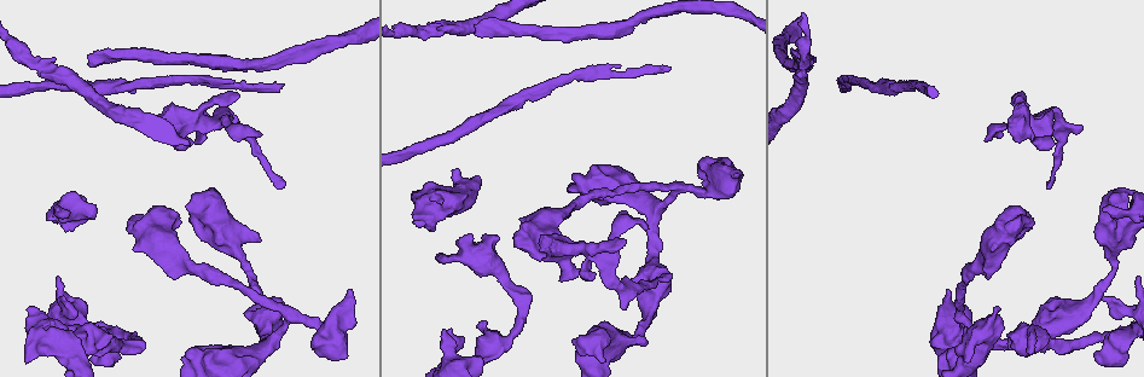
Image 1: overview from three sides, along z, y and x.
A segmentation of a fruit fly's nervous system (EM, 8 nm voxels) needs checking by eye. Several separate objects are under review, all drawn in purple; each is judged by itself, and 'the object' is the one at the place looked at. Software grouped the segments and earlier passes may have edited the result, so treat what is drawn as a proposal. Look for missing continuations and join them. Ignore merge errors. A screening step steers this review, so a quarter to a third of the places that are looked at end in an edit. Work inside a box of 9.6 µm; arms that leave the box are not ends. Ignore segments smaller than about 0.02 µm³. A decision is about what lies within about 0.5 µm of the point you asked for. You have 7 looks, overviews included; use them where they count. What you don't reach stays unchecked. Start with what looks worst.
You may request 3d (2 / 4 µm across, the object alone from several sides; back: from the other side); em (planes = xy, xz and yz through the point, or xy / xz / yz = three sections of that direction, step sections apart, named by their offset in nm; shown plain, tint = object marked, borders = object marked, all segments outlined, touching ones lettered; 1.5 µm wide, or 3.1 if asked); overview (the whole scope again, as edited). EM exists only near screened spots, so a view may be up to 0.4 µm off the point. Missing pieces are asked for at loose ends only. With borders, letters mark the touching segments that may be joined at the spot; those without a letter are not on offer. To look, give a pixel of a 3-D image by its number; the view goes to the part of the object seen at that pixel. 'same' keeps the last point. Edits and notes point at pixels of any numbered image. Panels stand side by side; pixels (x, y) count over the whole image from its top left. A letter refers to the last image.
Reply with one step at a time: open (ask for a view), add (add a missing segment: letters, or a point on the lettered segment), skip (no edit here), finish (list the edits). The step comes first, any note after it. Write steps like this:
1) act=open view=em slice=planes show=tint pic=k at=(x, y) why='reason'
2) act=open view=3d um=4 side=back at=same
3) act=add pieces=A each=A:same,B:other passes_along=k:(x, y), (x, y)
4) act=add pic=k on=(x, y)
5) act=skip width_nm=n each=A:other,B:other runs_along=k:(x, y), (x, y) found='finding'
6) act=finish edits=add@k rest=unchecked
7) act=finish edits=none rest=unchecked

act=open view=em slice=xz step=8 show=borders pic=1 at=(442, 330) why='an open end'

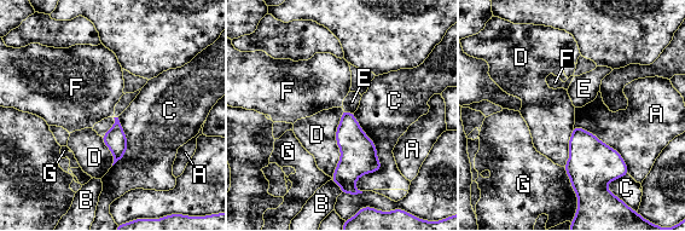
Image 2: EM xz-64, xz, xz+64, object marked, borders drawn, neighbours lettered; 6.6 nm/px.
act=open view=em slice=planes show=borders at=same

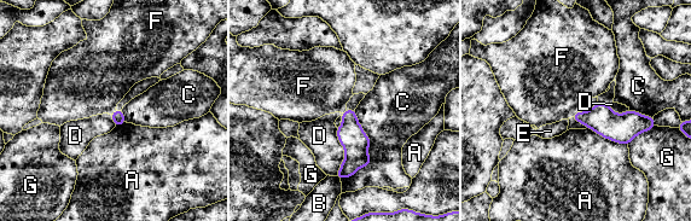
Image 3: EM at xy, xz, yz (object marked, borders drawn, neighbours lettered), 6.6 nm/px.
act=skip each=A:other,B:other,C:other,D:other,E:other,F:other,G:other border=3:(336, 128), (343, 147), (337, 175) found='none of them fits'

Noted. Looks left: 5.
act=open view=em slice=planes show=borders pic=1 at=(413, 223)

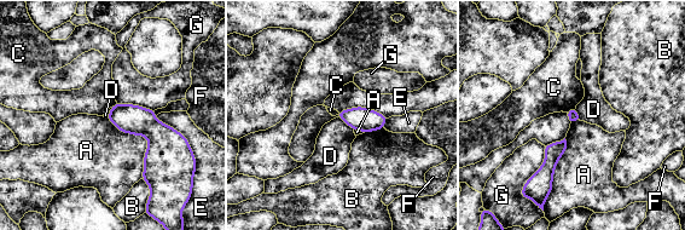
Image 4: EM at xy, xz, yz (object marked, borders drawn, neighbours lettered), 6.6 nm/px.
act=skip each=A:other,B:other,C:other,D:other,E:other,F:other,G:other found='none of them fits'

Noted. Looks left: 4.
act=open view=em slice=xz step=4 show=tint pic=1 at=(276, 187) why='thin end'

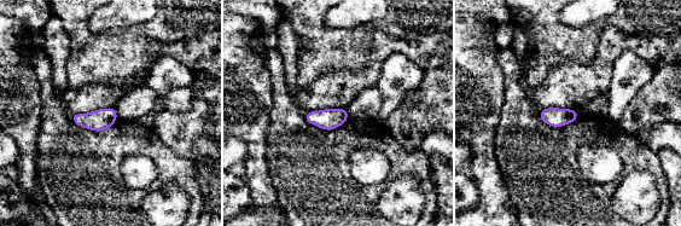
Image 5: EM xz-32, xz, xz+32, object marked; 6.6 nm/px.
act=open view=em slice=planes show=borders at=same

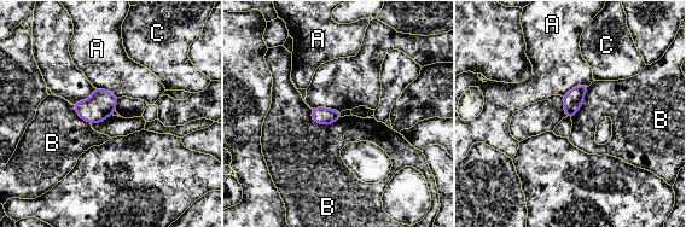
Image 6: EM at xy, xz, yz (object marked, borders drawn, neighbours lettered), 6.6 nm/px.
act=skip width_nm=110 each=A:other,B:other,C:other border=6:(310, 109), (319, 123), (342, 117) found='none of them fits'

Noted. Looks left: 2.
act=finish edits=none rest=unchecked

